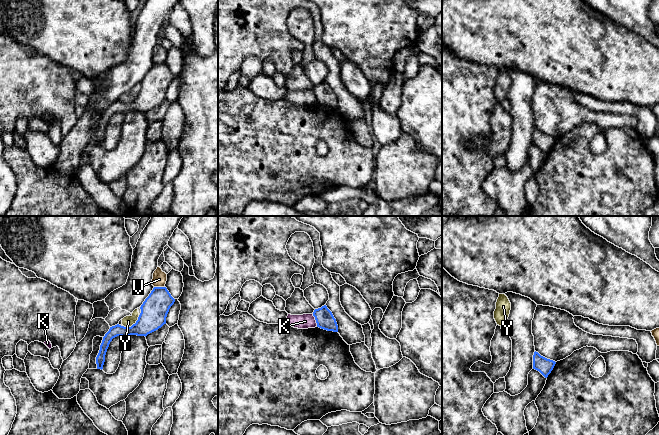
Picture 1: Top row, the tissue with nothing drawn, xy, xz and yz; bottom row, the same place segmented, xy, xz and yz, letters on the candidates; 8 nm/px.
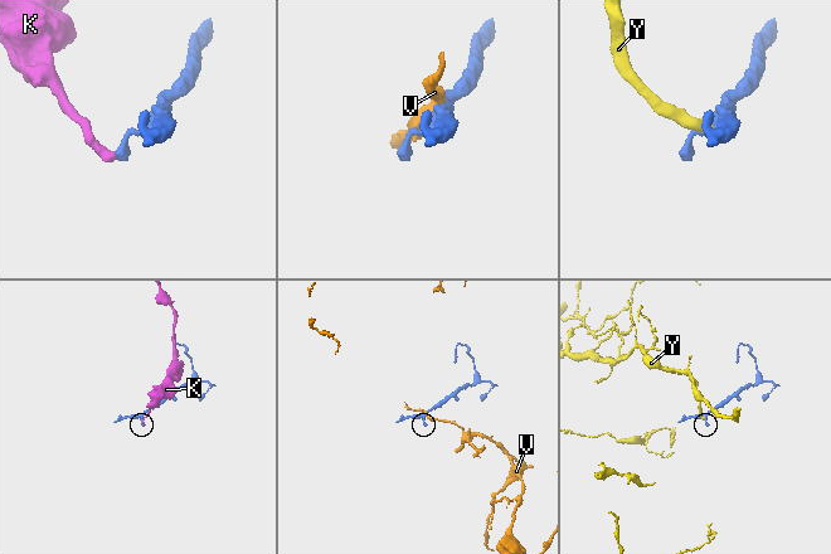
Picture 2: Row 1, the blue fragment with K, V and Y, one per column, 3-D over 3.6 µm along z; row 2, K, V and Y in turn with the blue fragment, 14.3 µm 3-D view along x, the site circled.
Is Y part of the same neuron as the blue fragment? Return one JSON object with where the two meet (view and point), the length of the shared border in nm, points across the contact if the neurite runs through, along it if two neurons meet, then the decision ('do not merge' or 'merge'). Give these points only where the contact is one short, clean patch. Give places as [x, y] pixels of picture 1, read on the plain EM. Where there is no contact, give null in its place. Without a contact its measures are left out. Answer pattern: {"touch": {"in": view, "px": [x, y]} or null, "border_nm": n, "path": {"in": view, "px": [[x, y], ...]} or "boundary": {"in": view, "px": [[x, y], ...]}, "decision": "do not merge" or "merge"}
{"touch": {"in": "xy", "px": [133, 100]}, "border_nm": 160, "boundary": {"in": "xy", "px": [[139, 91], [138, 95], [130, 102], [123, 102]]}, "decision": "do not merge"}

